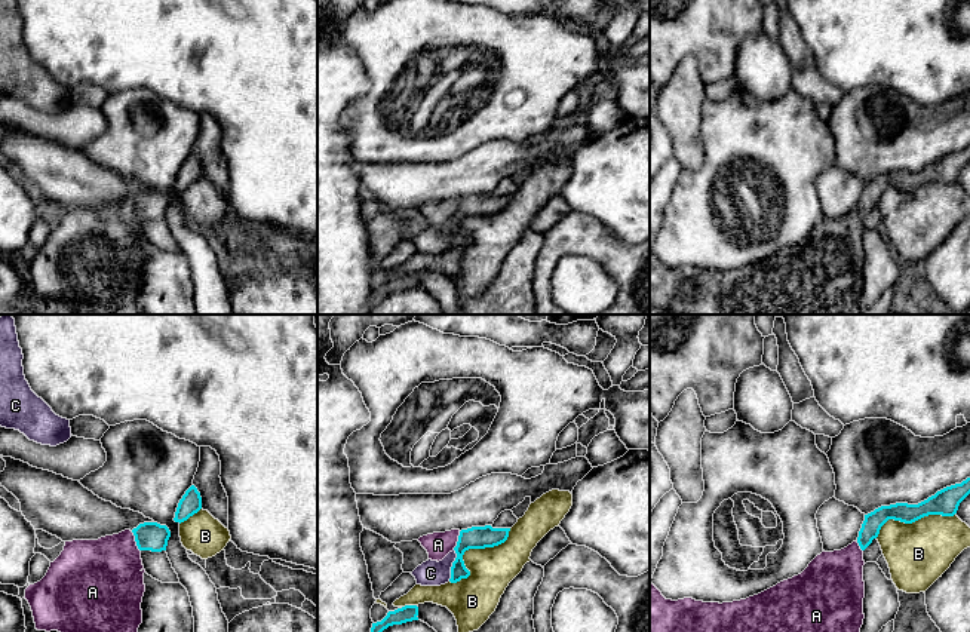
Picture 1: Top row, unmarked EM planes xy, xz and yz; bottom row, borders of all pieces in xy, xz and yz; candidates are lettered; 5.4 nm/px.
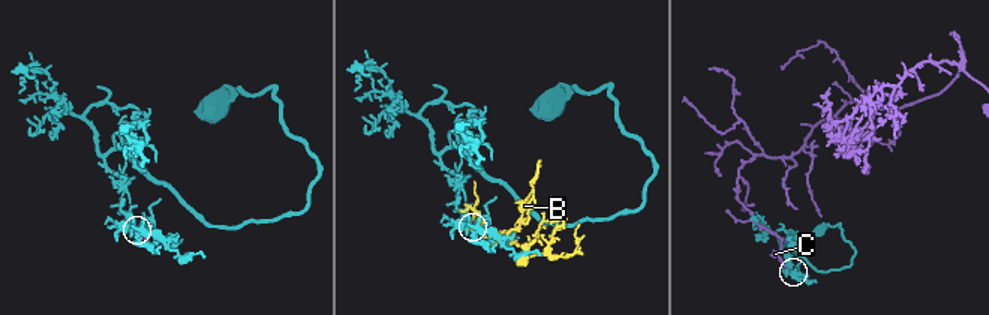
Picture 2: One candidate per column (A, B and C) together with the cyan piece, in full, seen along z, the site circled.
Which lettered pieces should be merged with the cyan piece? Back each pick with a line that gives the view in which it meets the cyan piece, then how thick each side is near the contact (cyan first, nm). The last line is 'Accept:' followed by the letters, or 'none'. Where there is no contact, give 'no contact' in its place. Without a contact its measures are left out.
A: meets cyan in xy; 160 nm thick on the cyan side, 400 nm on the other
Accept: A

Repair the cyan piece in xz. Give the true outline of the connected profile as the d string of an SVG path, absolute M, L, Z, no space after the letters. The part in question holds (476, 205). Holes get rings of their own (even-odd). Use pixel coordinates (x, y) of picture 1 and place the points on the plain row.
M472 194L467 197L451 197L445 200L433 200L418 206L427 218L429 227L442 228L449 220L455 220L457 226L451 234L451 251L467 246L470 239L466 236L463 223L469 217L494 215L504 211L510 196Z

